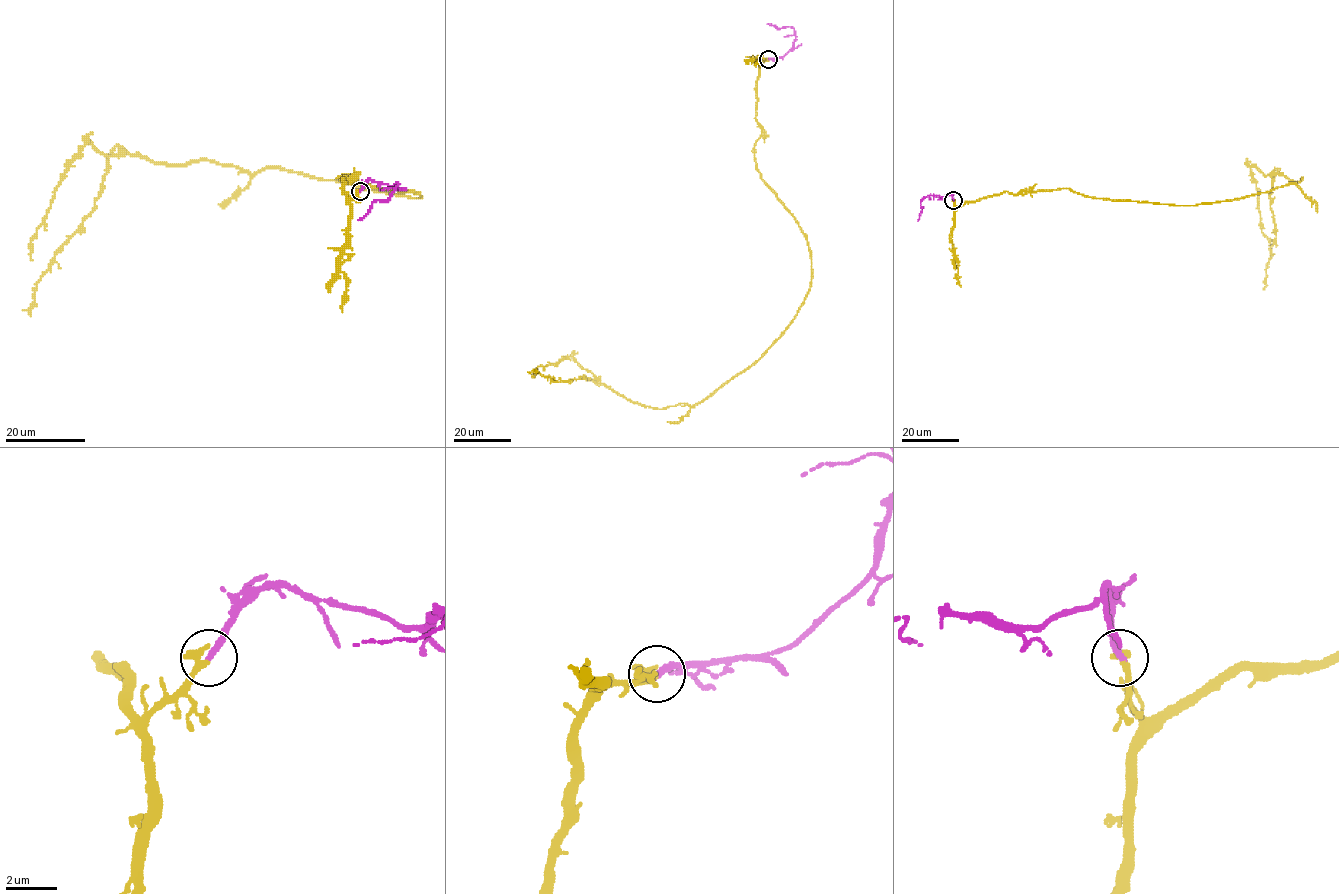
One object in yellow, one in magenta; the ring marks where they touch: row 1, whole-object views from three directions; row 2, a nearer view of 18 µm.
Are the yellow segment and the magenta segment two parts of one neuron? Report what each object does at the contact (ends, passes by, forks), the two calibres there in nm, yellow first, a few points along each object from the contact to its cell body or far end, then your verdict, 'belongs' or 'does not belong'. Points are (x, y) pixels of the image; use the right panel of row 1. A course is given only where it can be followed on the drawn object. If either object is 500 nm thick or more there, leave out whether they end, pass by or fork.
yellow ends; magenta ends; calibres 420 and 260 nm; course yellow (953, 201), (1066, 188), (1196, 205), (1299, 188), (1302, 178), (1277, 168), (1263, 289); course magenta (953, 201), (952, 193), (942, 197), (925, 197), (921, 202), (922, 209), (917, 221); belongs

